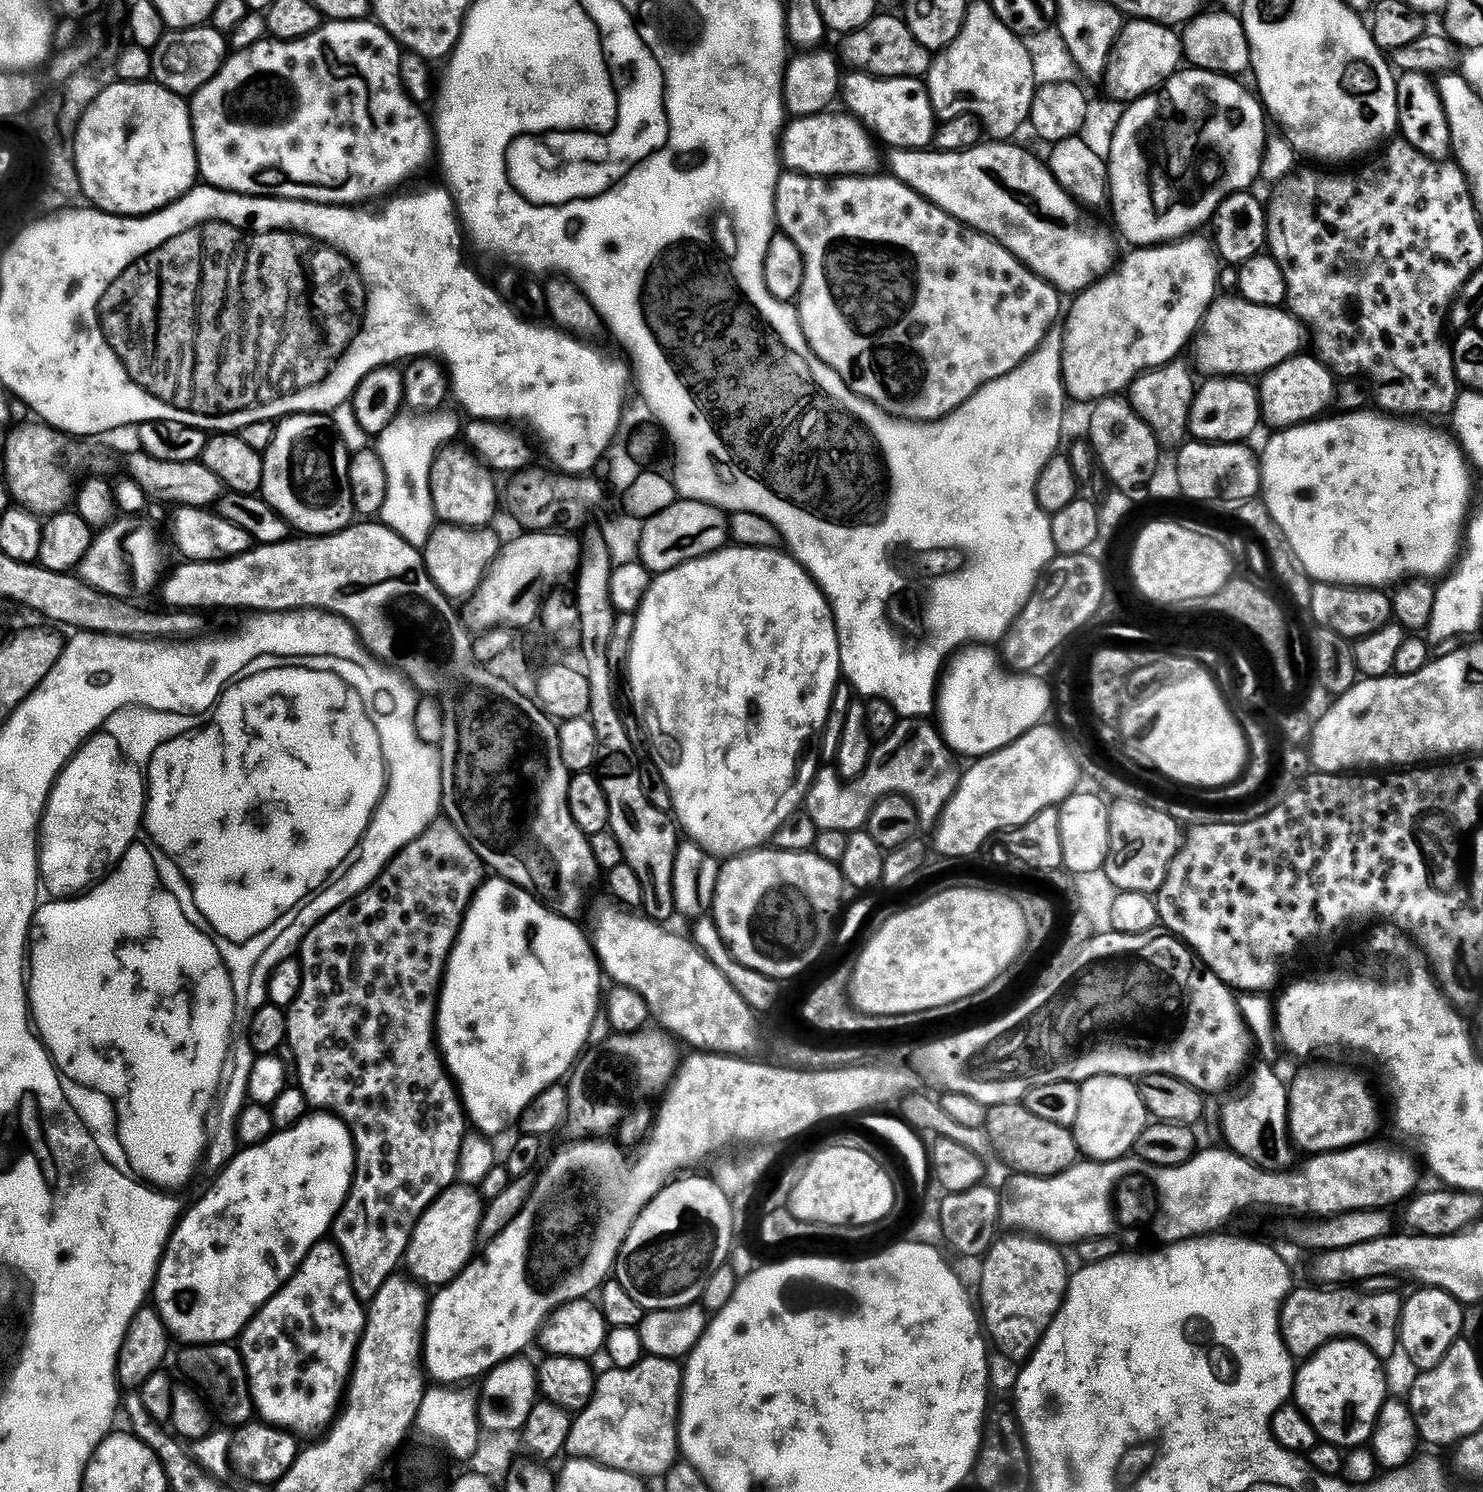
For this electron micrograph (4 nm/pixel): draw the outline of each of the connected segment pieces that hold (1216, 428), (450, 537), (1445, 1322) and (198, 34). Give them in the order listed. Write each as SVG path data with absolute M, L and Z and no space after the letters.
M1208 378L1203 381L1205 384L1201 383L1199 385L1196 397L1192 400L1192 409L1190 410L1190 416L1188 418L1188 431L1197 441L1207 442L1209 444L1234 444L1237 442L1247 441L1249 438L1248 435L1255 430L1256 427L1261 427L1262 417L1260 415L1260 403L1258 401L1258 392L1255 387L1252 388L1247 379L1244 378Z
M445 523L432 529L430 538L424 543L422 549L424 568L445 597L468 598L475 592L488 566L502 547L502 540L499 540L492 531L491 527L459 528L457 524Z
M1424 1286L1419 1290L1421 1292L1404 1300L1404 1313L1400 1316L1399 1347L1412 1359L1416 1370L1428 1372L1438 1366L1450 1346L1461 1339L1464 1332L1465 1305L1440 1288Z
M211 26L165 31L162 42L152 53L152 80L174 94L191 98L198 89L213 80L230 55L225 33Z

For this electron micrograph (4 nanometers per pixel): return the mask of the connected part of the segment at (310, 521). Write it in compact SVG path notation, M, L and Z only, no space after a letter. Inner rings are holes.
M302 412L294 416L285 416L275 425L272 441L262 454L262 486L260 492L265 502L288 524L289 529L298 531L305 537L329 536L331 532L340 532L354 520L350 482L348 481L348 462L350 453L339 439L333 428L333 421L324 414Z

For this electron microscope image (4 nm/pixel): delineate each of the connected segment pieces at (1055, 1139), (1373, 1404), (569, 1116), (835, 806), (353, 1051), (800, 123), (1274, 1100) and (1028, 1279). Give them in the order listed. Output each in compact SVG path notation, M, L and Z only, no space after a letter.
M1023 1103L991 1105L987 1109L982 1131L986 1137L987 1147L993 1148L997 1158L1006 1167L1013 1168L1013 1173L1022 1176L1057 1176L1059 1172L1075 1166L1082 1156L1080 1149L1076 1147L1076 1140L1072 1137L1071 1128L1063 1128L1058 1126L1058 1122L1046 1122L1046 1118L1030 1114L1030 1110L1025 1108Z
M1332 1340L1299 1365L1296 1373L1294 1403L1302 1410L1302 1414L1306 1414L1310 1426L1314 1426L1317 1437L1323 1443L1337 1444L1341 1450L1351 1450L1367 1445L1371 1441L1378 1414L1385 1400L1390 1396L1384 1368L1382 1361L1365 1344L1360 1344L1356 1340Z
M663 1030L622 1032L608 1034L601 1044L593 1043L584 1049L576 1061L566 1085L566 1129L577 1141L589 1138L604 1138L607 1132L615 1133L633 1110L644 1106L651 1096L659 1097L671 1085L681 1063L681 1053L676 1053L677 1041Z
M900 718L897 719L894 730L890 735L883 737L873 747L872 757L868 759L866 770L856 780L847 782L840 779L840 773L835 767L824 766L817 771L816 777L808 788L806 797L806 810L810 818L814 818L814 826L817 830L838 830L839 832L859 832L867 825L870 814L876 803L884 796L905 796L914 806L914 810L920 819L920 828L926 830L935 829L940 822L940 815L944 813L944 807L950 802L950 798L956 793L960 785L961 769L956 769L957 757L951 748L944 742L943 736L935 727L928 725L924 718Z
M436 818L432 821L422 835L414 838L401 852L397 852L392 857L392 861L386 865L384 871L380 876L368 888L362 890L354 899L348 900L342 906L338 906L331 912L329 916L323 916L316 925L310 929L304 936L304 941L300 943L298 949L298 959L302 966L302 990L298 990L298 998L294 998L291 1008L287 1009L288 1014L288 1042L287 1047L292 1048L292 1056L296 1059L296 1068L294 1064L294 1072L300 1075L298 1080L298 1087L304 1091L304 1096L308 1100L309 1105L313 1109L323 1110L325 1112L331 1112L332 1115L340 1117L342 1123L348 1127L350 1134L352 1135L352 1143L356 1146L356 1174L352 1178L352 1188L348 1192L346 1202L342 1206L342 1210L337 1214L335 1220L332 1222L331 1235L334 1237L334 1243L340 1248L340 1252L344 1256L344 1261L348 1267L348 1273L352 1279L352 1289L354 1294L359 1298L361 1302L371 1302L372 1299L378 1294L378 1290L382 1290L382 1286L386 1286L386 1282L392 1276L397 1275L398 1269L401 1266L402 1261L408 1254L408 1243L412 1240L412 1231L416 1228L416 1223L420 1221L420 1215L425 1212L434 1201L439 1198L443 1192L453 1187L457 1183L458 1177L456 1171L458 1170L458 1162L460 1161L460 1151L462 1150L462 1142L464 1141L466 1133L469 1131L470 1124L466 1119L466 1113L463 1103L458 1091L458 1085L455 1080L452 1079L445 1063L443 1055L438 1047L438 1001L440 998L440 989L442 987L442 981L444 979L445 971L448 967L448 958L452 955L452 948L456 944L456 939L460 936L460 927L464 925L464 916L468 912L468 907L471 906L472 900L476 897L476 891L480 888L480 885L484 883L486 879L486 869L482 861L478 858L478 854L474 854L474 850L470 846L470 842L466 842L464 835L458 831L452 823L446 818Z
M836 111L820 112L817 116L801 116L785 127L782 133L782 164L785 169L825 178L874 176L881 171L882 156L880 160L873 133L847 111Z
M1257 1063L1256 1073L1252 1076L1252 1085L1245 1096L1232 1100L1224 1108L1224 1140L1233 1152L1242 1158L1264 1168L1267 1172L1288 1170L1297 1163L1297 1149L1294 1147L1288 1131L1288 1093L1287 1083L1280 1081L1275 1067L1266 1063Z
M1012 1234L1012 1235L1009 1235L1009 1237L1010 1237L1009 1240L1003 1240L1003 1238L997 1239L995 1241L995 1243L993 1243L992 1247L988 1249L986 1255L983 1257L982 1263L984 1263L984 1269L982 1269L980 1272L980 1304L979 1304L979 1300L978 1300L978 1308L979 1308L979 1311L982 1313L983 1327L986 1329L987 1335L990 1337L990 1340L991 1340L990 1335L992 1335L993 1341L991 1340L991 1343L994 1345L994 1348L995 1348L994 1343L996 1343L997 1350L1000 1351L1001 1354L1004 1355L1006 1359L1020 1360L1019 1362L1024 1362L1024 1361L1027 1361L1028 1357L1031 1356L1032 1353L1036 1351L1036 1348L1040 1345L1040 1339L1043 1338L1043 1336L1046 1334L1046 1330L1049 1328L1050 1325L1052 1325L1052 1320L1055 1318L1056 1312L1058 1311L1058 1309L1060 1309L1061 1304L1063 1304L1064 1293L1068 1291L1068 1282L1070 1279L1070 1271L1068 1272L1068 1264L1066 1261L1064 1261L1063 1254L1060 1253L1063 1251L1061 1251L1061 1249L1059 1247L1057 1247L1057 1245L1055 1245L1047 1240L1041 1240L1039 1238L1031 1238L1031 1237L1028 1237L1027 1235L1024 1235L1024 1234L1020 1234L1020 1235Z

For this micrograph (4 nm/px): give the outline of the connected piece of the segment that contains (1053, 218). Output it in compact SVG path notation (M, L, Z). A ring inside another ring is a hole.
M981 142L965 152L897 148L891 155L886 160L887 167L892 167L891 175L968 228L996 240L1057 292L1082 293L1113 271L1118 255L1111 234L1100 224L1092 225L1089 213L1052 177L1047 163L1019 148L1016 142Z

